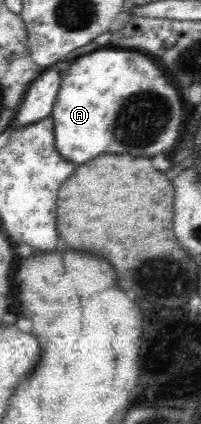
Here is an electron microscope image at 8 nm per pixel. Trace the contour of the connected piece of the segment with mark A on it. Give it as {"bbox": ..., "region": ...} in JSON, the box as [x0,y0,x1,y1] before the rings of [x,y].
{"bbox":[54,49,185,165],"region":[[[95,49],[78,57],[63,73],[54,103],[55,145],[61,157],[81,165],[101,153],[170,154],[179,141],[185,95],[167,81],[165,72],[147,55],[123,49]]]}

